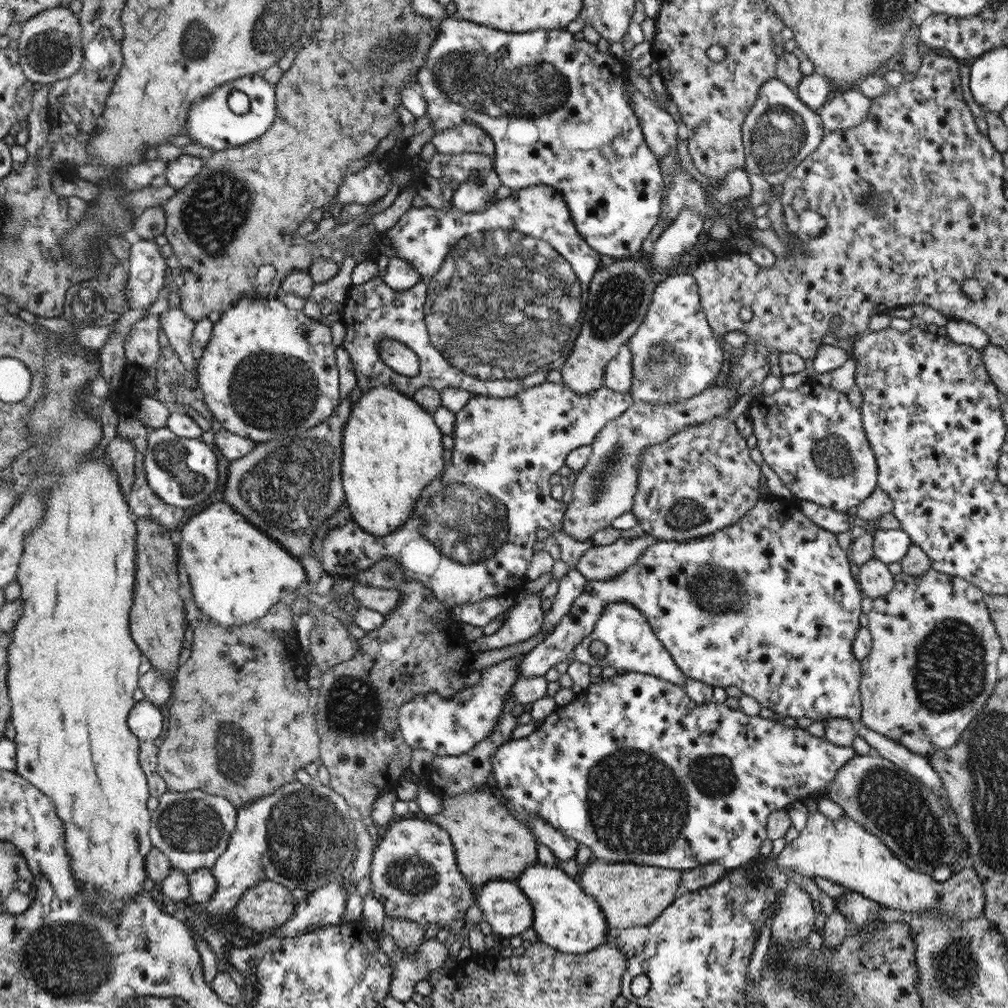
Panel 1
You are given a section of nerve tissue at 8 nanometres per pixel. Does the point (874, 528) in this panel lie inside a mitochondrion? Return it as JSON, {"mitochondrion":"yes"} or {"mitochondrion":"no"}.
{"mitochondrion":"no"}

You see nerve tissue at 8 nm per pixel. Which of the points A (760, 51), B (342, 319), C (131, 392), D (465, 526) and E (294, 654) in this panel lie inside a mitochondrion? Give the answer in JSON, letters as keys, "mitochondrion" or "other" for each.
{"A":"other","B":"other","C":"other","D":"mitochondrion","E":"other"}

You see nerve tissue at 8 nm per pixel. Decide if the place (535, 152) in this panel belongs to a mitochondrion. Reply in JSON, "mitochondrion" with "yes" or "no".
{"mitochondrion":"no"}

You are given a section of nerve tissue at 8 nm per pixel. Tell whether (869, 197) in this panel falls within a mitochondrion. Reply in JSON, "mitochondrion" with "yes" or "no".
{"mitochondrion":"yes"}

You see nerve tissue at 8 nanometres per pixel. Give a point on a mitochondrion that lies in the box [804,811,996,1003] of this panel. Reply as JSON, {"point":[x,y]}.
{"point":[952,967]}

